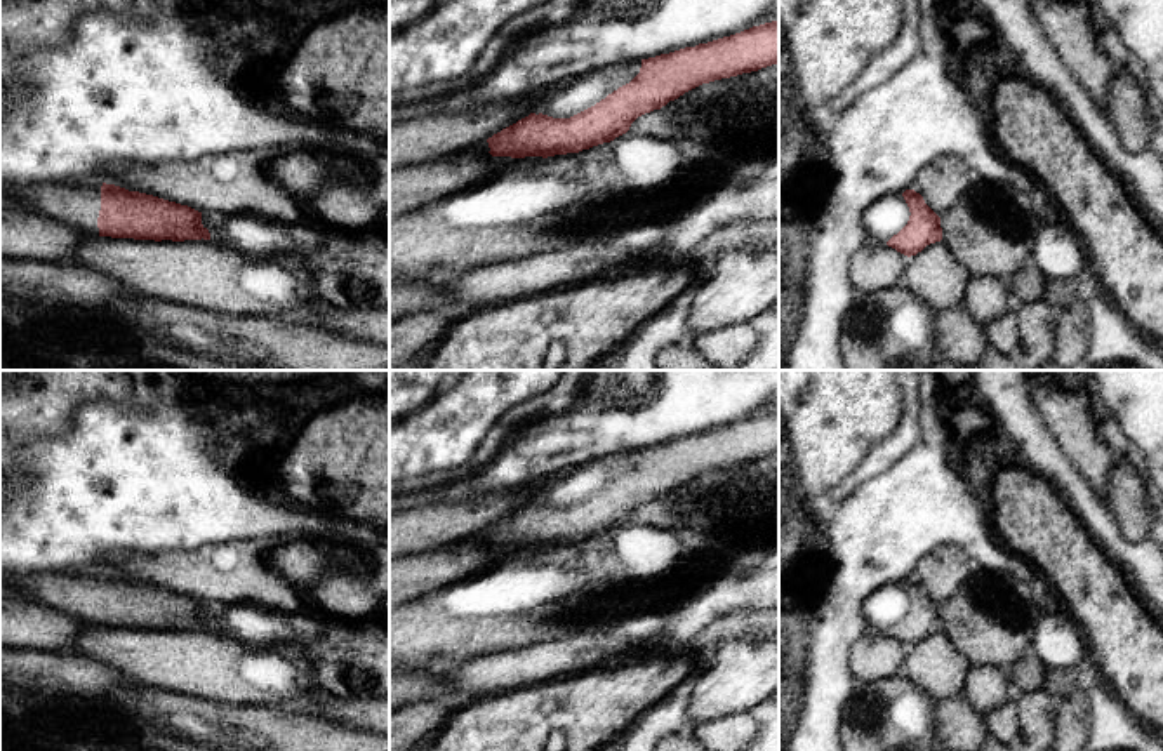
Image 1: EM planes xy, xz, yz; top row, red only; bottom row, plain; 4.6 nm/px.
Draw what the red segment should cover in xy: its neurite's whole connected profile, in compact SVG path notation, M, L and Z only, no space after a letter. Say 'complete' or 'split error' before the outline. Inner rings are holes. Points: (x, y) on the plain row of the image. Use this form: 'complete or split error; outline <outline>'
split error; outline M43 572L31 577L5 577L3 591L17 593L57 608L89 624L134 629L210 629L209 619L202 614L202 601L169 591L153 584L129 581L106 572L57 574Z

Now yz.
split error; outline M914 579L887 584L871 593L862 615L871 629L911 647L942 629L940 607Z

